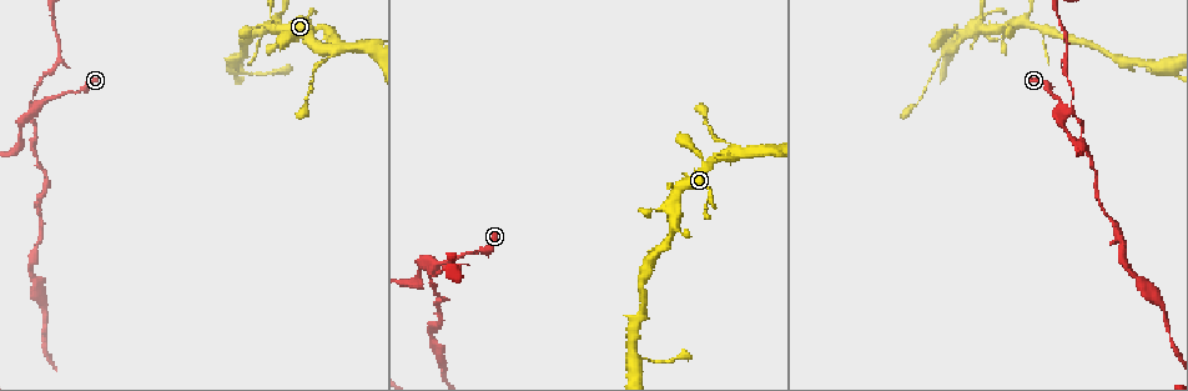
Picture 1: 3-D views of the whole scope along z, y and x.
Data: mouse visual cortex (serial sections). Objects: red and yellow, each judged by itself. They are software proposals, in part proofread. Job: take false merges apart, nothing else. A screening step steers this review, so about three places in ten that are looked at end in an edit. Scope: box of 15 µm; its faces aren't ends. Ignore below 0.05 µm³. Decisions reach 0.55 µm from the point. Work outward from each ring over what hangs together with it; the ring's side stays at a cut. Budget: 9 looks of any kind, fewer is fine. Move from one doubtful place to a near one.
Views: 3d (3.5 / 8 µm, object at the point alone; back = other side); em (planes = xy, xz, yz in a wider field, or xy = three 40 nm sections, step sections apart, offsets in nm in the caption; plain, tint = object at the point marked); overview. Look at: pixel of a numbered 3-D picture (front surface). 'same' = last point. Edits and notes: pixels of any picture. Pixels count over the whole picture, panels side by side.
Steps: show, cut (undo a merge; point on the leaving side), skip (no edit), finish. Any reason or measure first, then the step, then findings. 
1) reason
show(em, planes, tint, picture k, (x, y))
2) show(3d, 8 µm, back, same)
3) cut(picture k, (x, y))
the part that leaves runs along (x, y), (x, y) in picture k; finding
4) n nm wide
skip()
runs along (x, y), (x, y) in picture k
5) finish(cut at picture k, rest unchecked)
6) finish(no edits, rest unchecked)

small branch off a trunk
show(3d, 3.5 µm, picture 1, (33, 110))

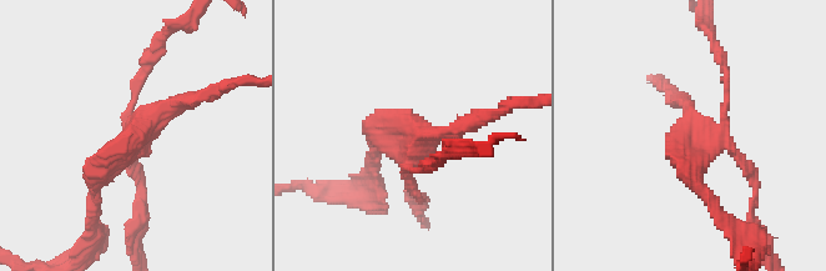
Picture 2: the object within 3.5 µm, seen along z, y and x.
show(em, xy, step 5, tint, picture 2, (140, 134))

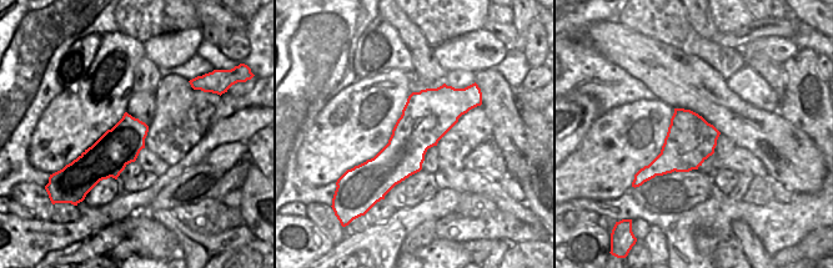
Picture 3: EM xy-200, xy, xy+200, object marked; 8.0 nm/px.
4 arms
cut(picture 2, (136, 81))
the part that leaves runs along (404, 165), (416, 207) in picture 2; a second cell is stuck on

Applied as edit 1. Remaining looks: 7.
thin arm on a thick one
show(3d, 3.5 µm, back, picture 1, (272, 23))

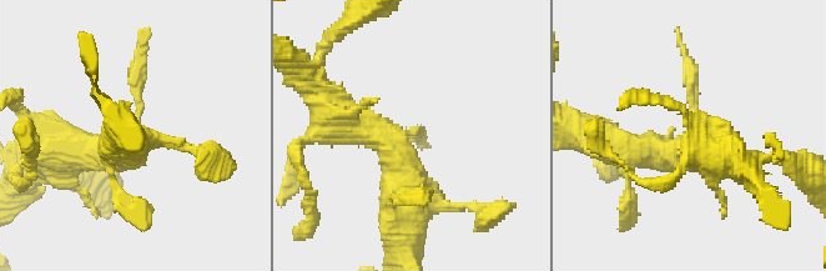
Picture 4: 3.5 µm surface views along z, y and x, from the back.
show(em, xy, step 2, plain, picture 4, (411, 132))

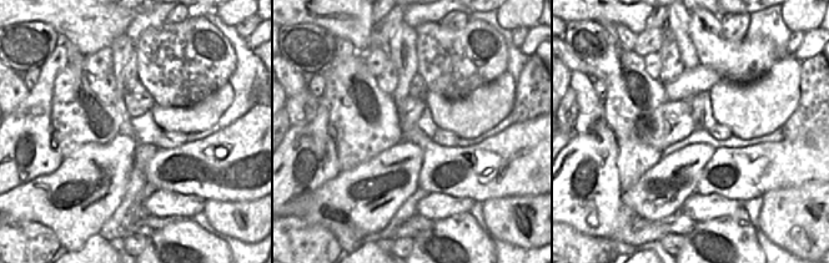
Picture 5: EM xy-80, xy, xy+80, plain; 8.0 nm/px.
show(em, xy, step 2, tint, same)

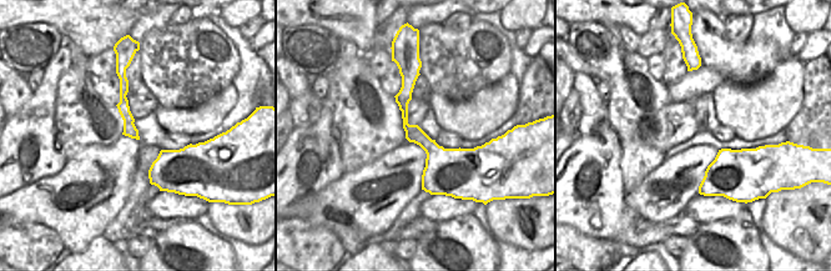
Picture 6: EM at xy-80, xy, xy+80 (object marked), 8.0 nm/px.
160 nm wide
skip()
runs along (58, 151), (104, 151), (135, 124), (142, 48) in picture 4; continuous, no second cell

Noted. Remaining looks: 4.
abrupt turn
show(3d, 3.5 µm, picture 1, (326, 50))

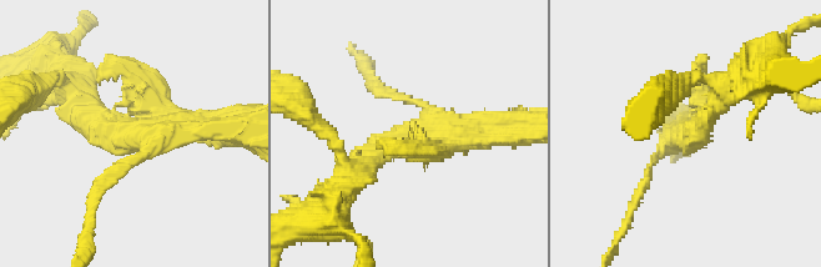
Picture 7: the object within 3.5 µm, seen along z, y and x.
show(em, xy, step 3, tint, picture 7, (689, 138))

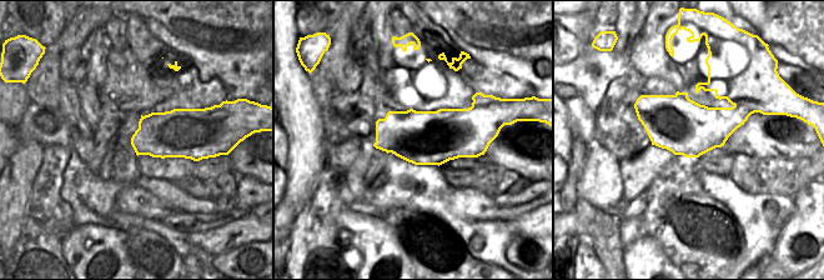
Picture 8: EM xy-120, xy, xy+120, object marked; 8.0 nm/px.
440 nm wide
skip()
runs along (348, 176), (433, 122), (483, 122) in picture 7; continuous, no second cell

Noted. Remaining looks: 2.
thick turns thin
show(3d, 3.5 µm, picture 1, (282, 12))

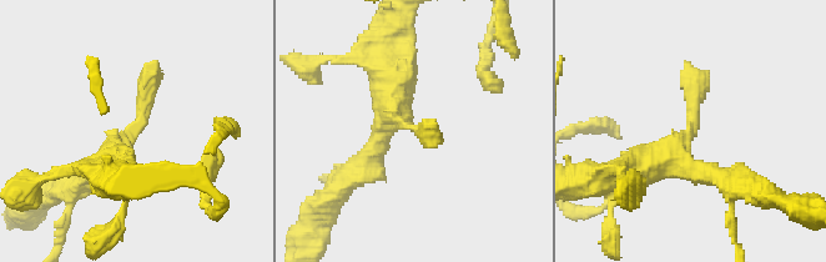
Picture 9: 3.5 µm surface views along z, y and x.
arms of 250, 450 nm; need the tissue
show(em, planes, tint, picture 9, (414, 131))

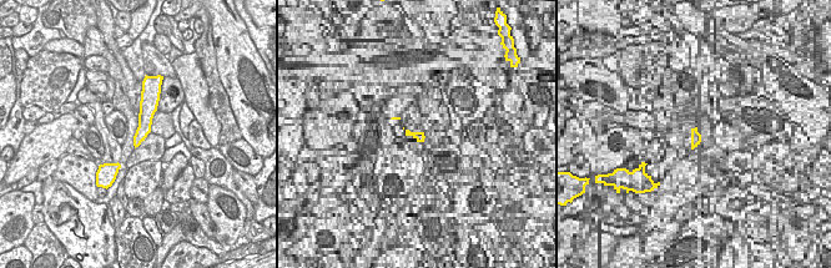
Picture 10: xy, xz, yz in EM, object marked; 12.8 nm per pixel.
skip()
runs along (146, 99), (145, 127), (136, 142) in picture 10; one cell here

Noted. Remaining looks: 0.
finish(cut at picture 2, rest unchecked)

